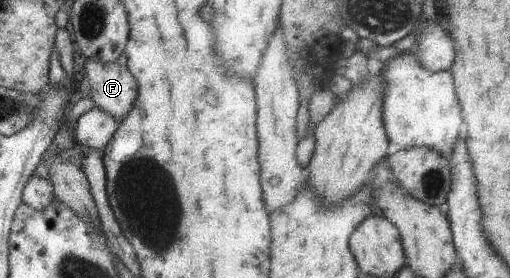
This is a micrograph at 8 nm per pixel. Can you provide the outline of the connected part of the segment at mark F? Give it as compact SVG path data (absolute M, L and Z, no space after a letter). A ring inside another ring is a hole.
M86 58L82 75L86 75L94 107L109 113L119 121L127 114L137 96L137 81L127 66L115 61L101 62Z

